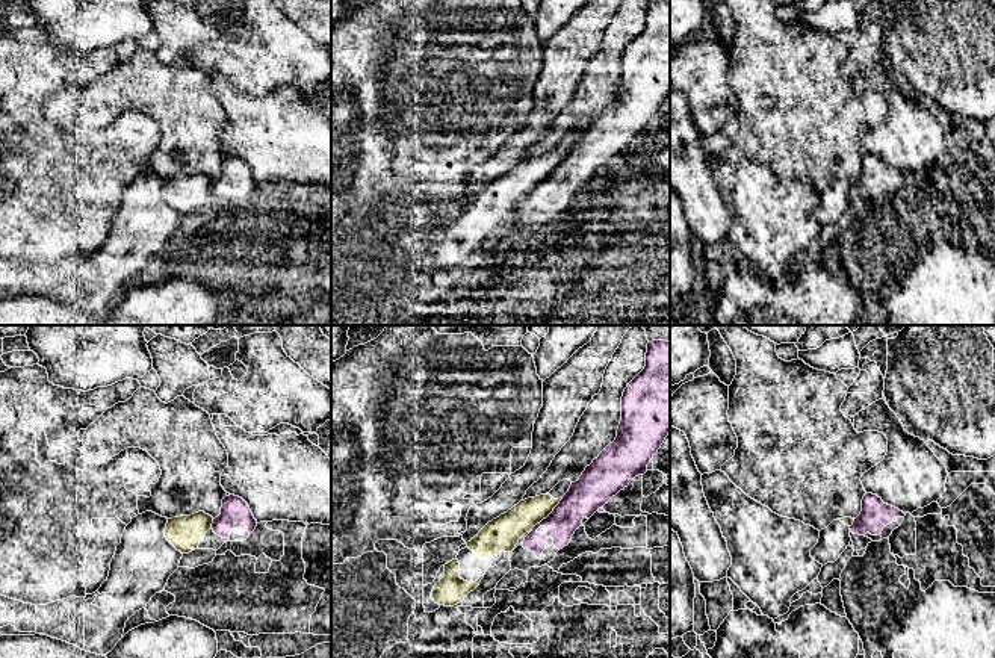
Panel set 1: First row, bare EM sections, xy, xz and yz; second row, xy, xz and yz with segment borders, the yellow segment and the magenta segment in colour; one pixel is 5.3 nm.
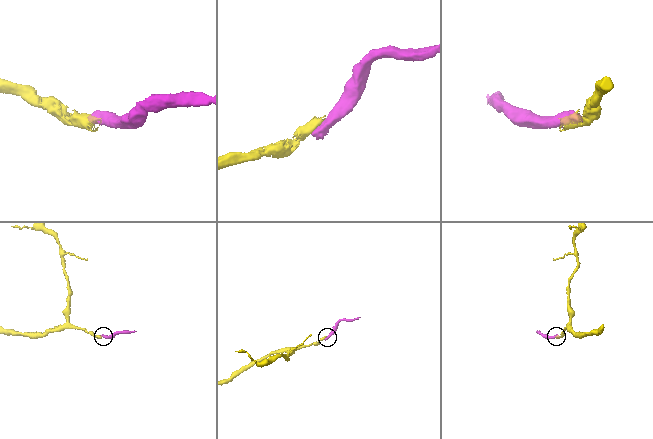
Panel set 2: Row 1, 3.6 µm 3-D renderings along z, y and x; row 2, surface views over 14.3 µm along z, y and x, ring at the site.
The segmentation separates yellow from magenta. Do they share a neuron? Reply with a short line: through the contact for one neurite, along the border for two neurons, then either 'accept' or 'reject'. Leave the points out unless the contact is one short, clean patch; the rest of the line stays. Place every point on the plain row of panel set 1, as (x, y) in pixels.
line xz (563, 159), (531, 192); reject

